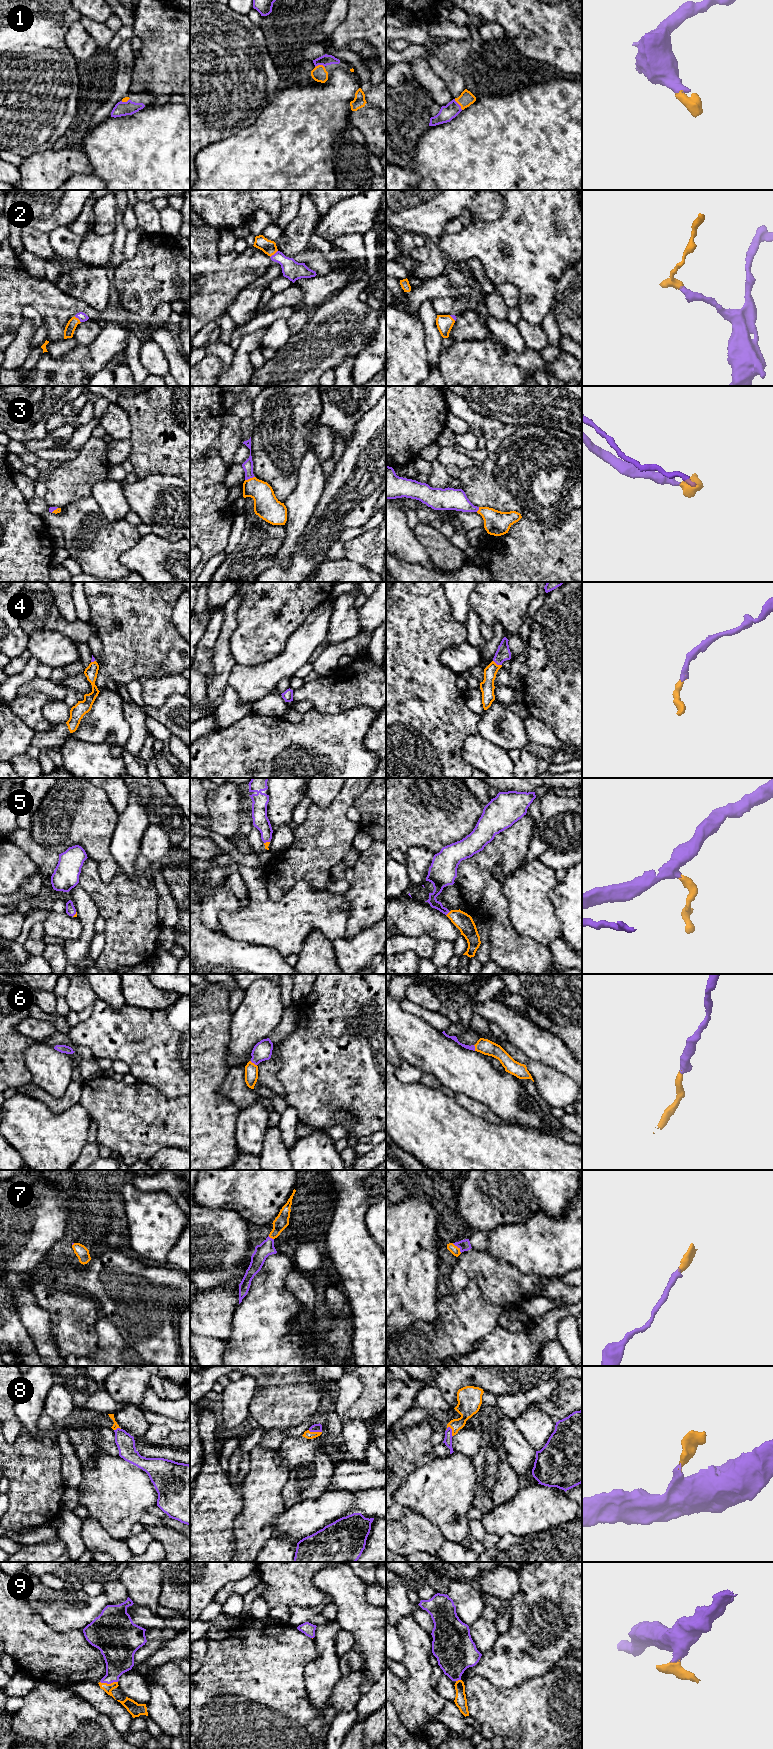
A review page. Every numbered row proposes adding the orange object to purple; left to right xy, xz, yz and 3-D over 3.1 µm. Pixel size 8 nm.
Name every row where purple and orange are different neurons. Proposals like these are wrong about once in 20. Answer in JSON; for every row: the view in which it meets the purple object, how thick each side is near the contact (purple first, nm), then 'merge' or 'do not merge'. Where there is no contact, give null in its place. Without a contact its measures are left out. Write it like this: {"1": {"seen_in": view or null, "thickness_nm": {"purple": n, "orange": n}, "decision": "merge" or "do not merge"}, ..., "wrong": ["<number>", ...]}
{"1": {"seen_in": "yz", "thickness_nm": {"purple": 120, "orange": 120}, "decision": "merge"}, "2": {"seen_in": "xz", "thickness_nm": {"purple": 150, "orange": 120}, "decision": "merge"}, "3": {"seen_in": "xz", "thickness_nm": {"purple": 80, "orange": 200}, "decision": "merge"}, "4": {"seen_in": "yz", "thickness_nm": {"purple": 120, "orange": 120}, "decision": "merge"}, "5": {"seen_in": "yz", "thickness_nm": {"purple": 100, "orange": 140}, "decision": "merge"}, "6": {"seen_in": "xz", "thickness_nm": {"purple": 150, "orange": 110}, "decision": "merge"}, "7": {"seen_in": "yz", "thickness_nm": {"purple": 90, "orange": 70}, "decision": "merge"}, "8": {"seen_in": "xz", "thickness_nm": {"purple": 60, "orange": 70}, "decision": "merge"}, "9": {"seen_in": "xy", "thickness_nm": {"purple": 240, "orange": 70}, "decision": "merge"}, "wrong": []}

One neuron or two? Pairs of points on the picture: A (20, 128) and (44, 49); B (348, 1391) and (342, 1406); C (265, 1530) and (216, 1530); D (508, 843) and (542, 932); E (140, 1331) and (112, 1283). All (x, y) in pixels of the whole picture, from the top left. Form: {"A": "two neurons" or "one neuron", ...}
{"A": "one neuron", "B": "one neuron", "C": "two neurons", "D": "two neurons", "E": "one neuron"}

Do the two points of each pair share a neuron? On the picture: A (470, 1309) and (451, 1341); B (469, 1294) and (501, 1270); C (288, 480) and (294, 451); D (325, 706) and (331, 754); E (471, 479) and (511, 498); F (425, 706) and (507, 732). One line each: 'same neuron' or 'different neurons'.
A: same neuron
B: different neurons
C: same neuron
D: different neurons
E: same neuron
F: different neurons

